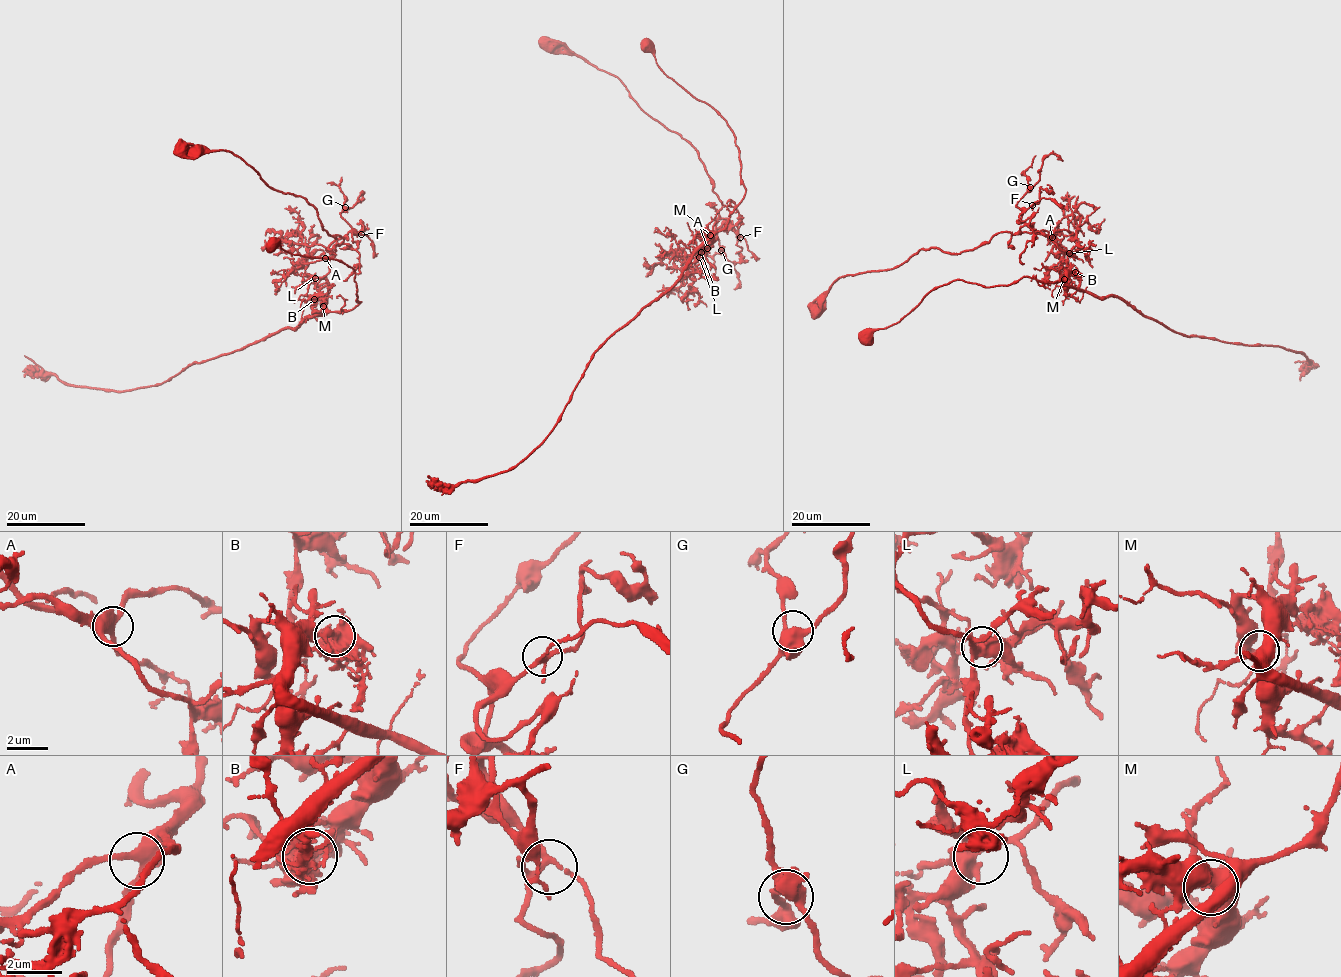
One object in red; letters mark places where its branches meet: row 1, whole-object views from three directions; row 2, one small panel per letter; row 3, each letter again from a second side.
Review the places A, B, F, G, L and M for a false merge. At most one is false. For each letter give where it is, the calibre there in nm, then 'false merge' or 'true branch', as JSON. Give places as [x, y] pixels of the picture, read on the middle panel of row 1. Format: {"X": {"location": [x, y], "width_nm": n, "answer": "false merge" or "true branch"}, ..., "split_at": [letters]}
{"A": {"location": [707, 248], "width_nm": 340, "answer": "true branch"}, "B": {"location": [701, 252], "width_nm": 550, "answer": "false merge"}, "F": {"location": [740, 237], "width_nm": 200, "answer": "true branch"}, "G": {"location": [721, 250], "width_nm": 420, "answer": "true branch"}, "L": {"location": [699, 257], "width_nm": 400, "answer": "true branch"}, "M": {"location": [710, 235], "width_nm": 380, "answer": "true branch"}, "split_at": ["B"]}

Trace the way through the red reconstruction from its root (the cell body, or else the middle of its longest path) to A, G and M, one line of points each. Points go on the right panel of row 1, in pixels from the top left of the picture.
A: (867, 337), (954, 280), (994, 287), (1024, 277), (1063, 281), (1065, 273), (1072, 275), (1067, 252), (1052, 237)
G: (867, 337), (954, 280), (994, 287), (1072, 275), (1067, 252), (1022, 221), (1015, 205), (1030, 187)
M: (867, 337), (898, 322), (926, 293), (954, 280), (994, 287), (1016, 283), (1024, 277), (1045, 283), (1064, 279)

